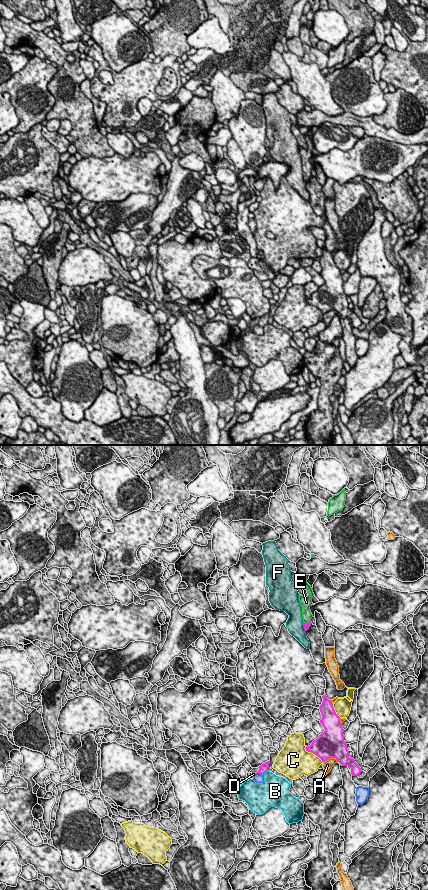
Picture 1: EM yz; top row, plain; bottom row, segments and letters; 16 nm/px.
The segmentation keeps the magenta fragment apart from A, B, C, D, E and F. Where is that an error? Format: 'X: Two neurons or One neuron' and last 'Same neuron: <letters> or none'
A: Two neurons
B: Two neurons
C: Two neurons
D: Two neurons
E: One neuron
F: Two neurons
Same neuron: E

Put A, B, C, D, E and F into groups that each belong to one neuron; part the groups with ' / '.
A / B / C / D / E / F

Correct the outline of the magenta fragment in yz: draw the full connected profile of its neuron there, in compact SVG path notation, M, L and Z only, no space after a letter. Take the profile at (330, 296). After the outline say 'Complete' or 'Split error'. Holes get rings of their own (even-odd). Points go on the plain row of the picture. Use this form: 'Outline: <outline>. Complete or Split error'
Outline: M326 246L322 250L323 254L319 259L322 267L320 275L325 283L305 301L318 308L322 314L335 310L342 318L351 321L352 328L358 328L362 322L349 308L340 269L336 266L332 253L327 250Z. Complete

